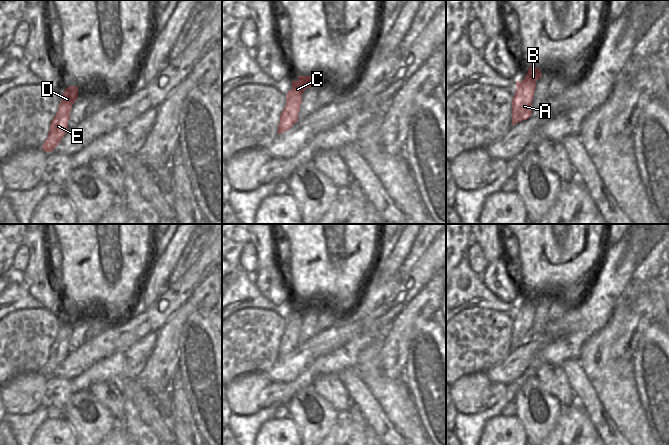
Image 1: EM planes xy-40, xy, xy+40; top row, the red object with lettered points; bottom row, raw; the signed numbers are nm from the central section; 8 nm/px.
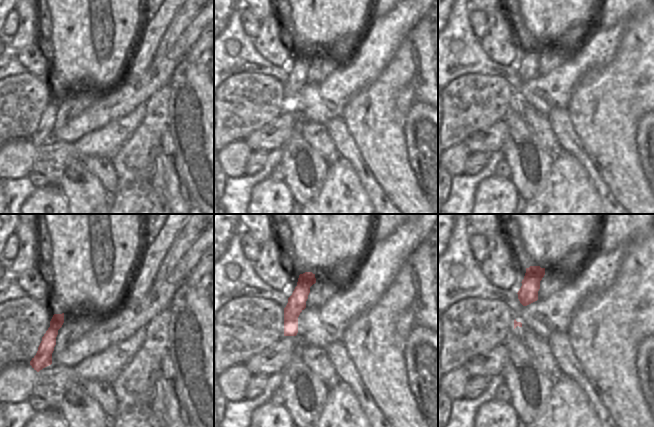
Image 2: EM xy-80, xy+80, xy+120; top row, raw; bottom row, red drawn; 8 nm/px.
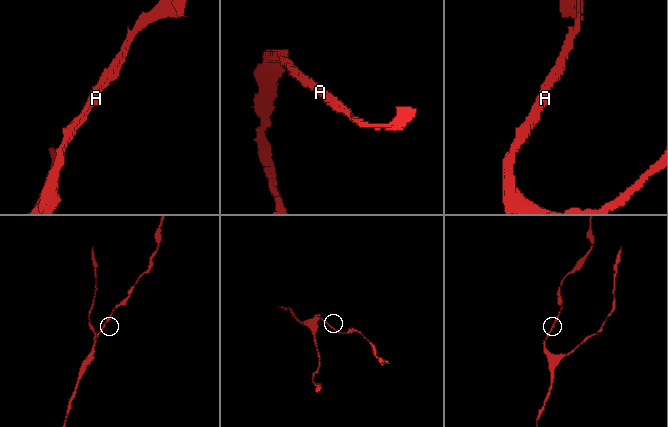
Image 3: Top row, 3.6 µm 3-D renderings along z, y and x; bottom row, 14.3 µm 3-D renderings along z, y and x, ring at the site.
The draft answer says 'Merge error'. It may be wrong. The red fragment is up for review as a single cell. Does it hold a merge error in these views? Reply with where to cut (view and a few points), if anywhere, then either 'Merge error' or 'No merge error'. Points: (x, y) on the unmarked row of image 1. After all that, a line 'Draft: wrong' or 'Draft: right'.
No split. No merge error.
Draft: wrong

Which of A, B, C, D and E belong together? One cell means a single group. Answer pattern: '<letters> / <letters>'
A B C D E

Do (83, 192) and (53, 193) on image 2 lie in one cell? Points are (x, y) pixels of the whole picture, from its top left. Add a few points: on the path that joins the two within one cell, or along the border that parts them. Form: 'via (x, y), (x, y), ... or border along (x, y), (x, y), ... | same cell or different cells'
border along (59, 186), (68, 203) | different cells

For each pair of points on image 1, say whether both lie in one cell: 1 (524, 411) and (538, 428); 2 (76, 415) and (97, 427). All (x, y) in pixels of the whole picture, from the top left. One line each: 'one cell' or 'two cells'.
1: one cell
2: one cell

